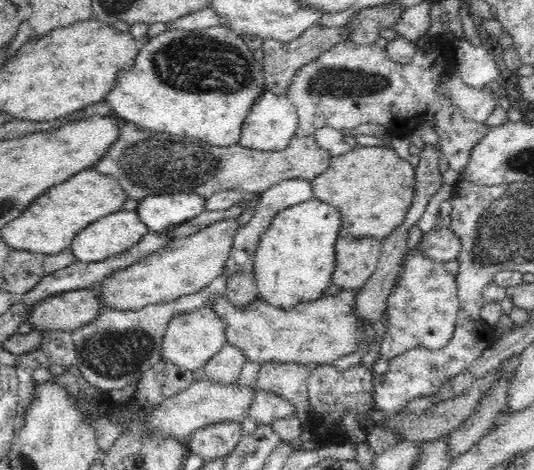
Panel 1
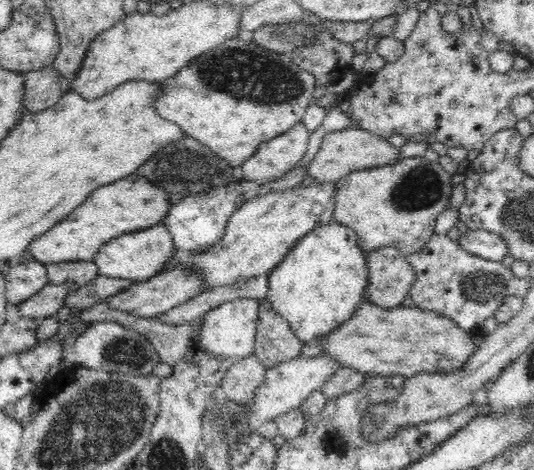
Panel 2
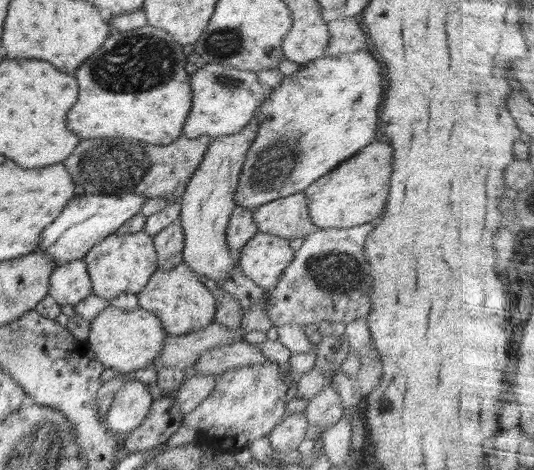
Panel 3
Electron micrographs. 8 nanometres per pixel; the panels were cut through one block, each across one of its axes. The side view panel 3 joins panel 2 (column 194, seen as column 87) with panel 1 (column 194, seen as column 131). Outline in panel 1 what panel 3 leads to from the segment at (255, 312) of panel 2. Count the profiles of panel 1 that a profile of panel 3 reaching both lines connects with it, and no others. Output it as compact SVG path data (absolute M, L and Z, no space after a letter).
M202 307L192 312L178 314L170 320L164 342L162 342L162 360L170 361L174 365L191 371L202 368L220 348L228 344L226 339L226 323L224 319L210 307Z

